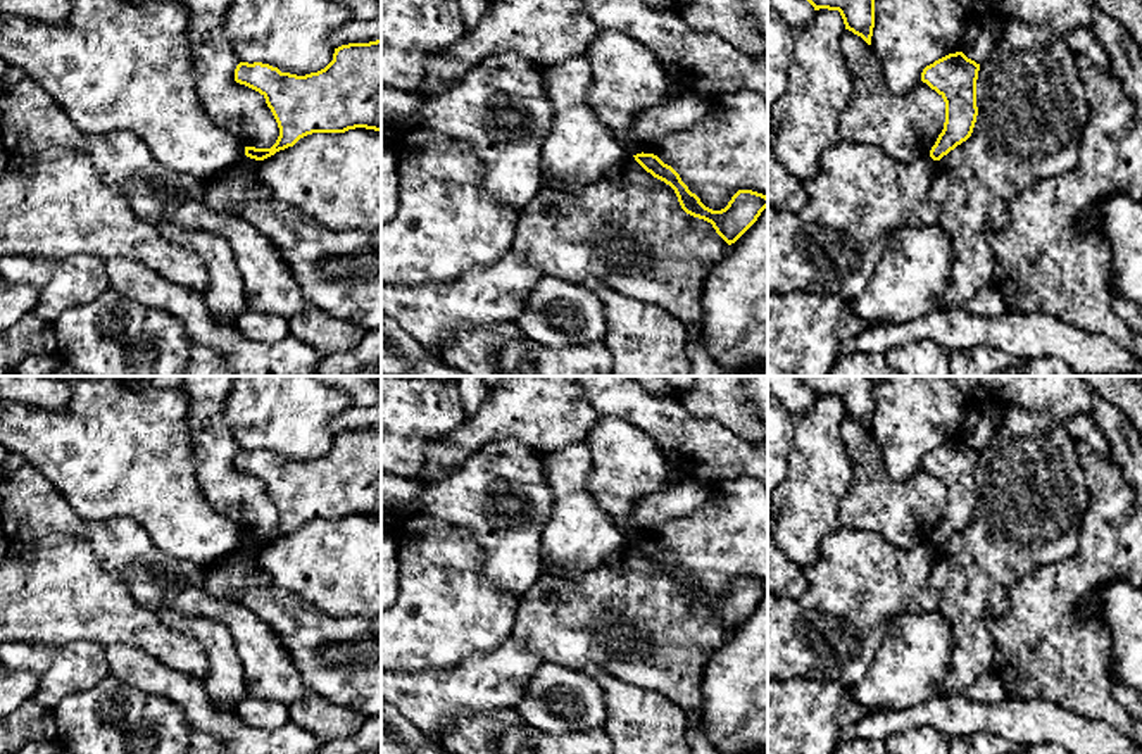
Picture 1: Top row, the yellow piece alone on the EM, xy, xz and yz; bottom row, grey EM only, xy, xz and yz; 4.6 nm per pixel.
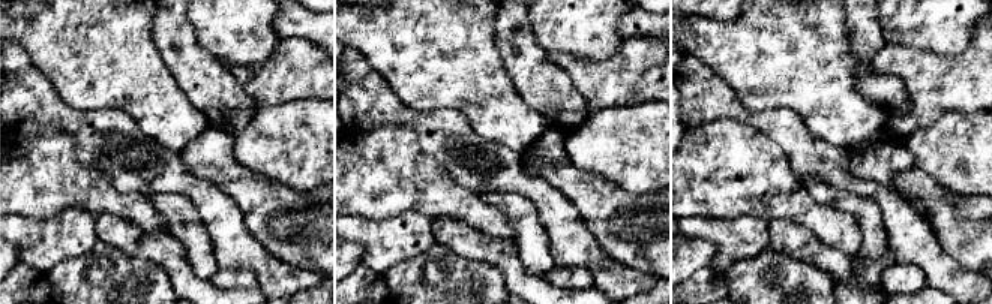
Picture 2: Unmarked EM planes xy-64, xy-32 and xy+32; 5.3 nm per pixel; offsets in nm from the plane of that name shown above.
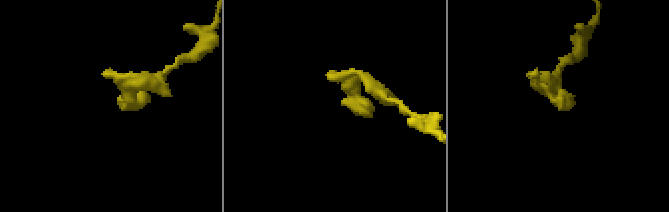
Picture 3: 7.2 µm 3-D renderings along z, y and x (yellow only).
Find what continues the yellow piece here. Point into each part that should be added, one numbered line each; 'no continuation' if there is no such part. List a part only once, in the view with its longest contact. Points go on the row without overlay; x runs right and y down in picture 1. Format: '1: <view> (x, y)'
no continuation

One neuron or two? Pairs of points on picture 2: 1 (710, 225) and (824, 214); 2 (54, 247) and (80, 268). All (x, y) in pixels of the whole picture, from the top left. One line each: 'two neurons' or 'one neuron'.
1: two neurons
2: two neurons

